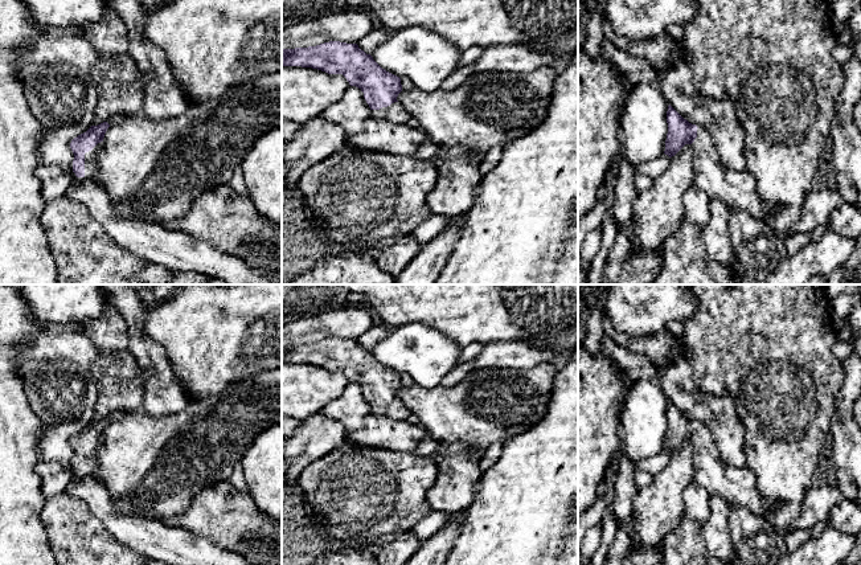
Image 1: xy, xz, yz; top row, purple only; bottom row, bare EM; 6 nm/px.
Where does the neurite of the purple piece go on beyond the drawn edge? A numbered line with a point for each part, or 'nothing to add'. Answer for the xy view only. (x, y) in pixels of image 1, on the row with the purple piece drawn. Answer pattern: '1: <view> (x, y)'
1: xy (90, 164)

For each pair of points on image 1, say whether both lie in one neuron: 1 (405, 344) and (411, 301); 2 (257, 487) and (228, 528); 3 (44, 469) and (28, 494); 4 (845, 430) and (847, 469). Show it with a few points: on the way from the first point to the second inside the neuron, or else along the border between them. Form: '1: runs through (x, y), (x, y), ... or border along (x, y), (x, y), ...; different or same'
1: border along (393, 327), (422, 323), (439, 331); different
2: border along (246, 491), (267, 515); different
3: border along (40, 459), (36, 473), (46, 499); different
4: runs through (847, 439), (847, 459); same

